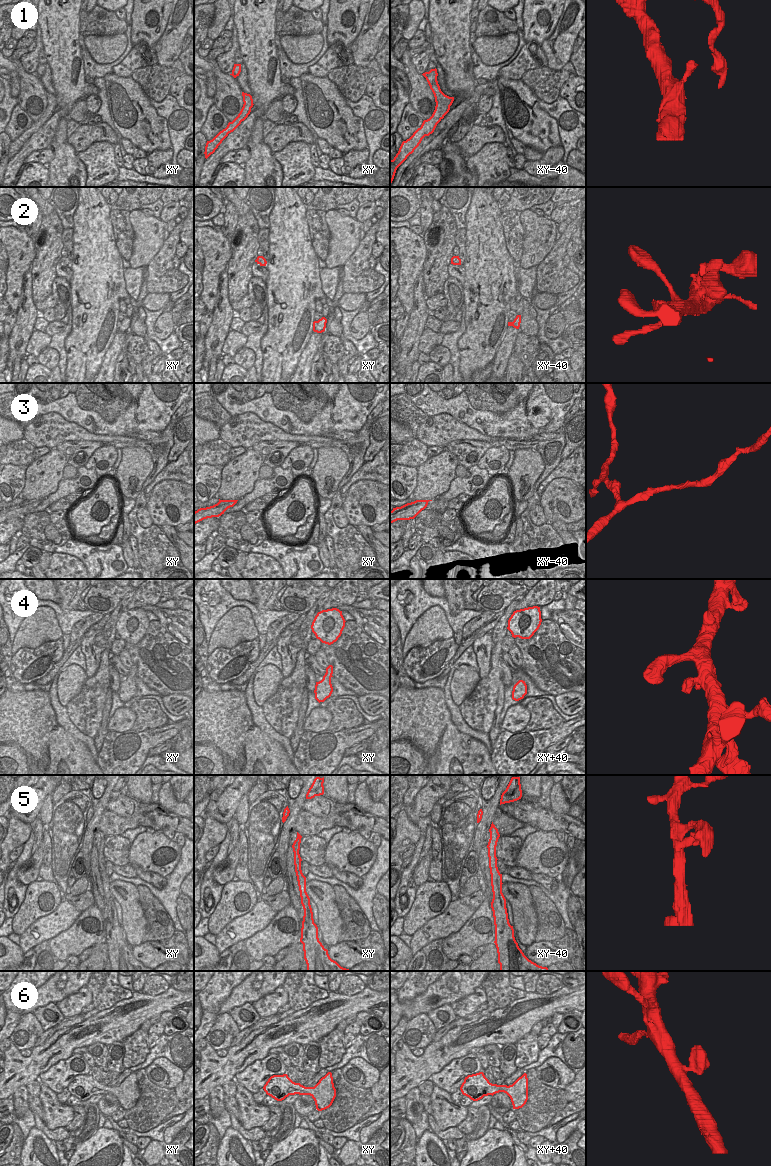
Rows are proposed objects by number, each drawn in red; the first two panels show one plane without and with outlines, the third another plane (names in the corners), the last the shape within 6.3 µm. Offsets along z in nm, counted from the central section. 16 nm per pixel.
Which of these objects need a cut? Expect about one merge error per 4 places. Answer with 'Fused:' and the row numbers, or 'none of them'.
Fused: none of them

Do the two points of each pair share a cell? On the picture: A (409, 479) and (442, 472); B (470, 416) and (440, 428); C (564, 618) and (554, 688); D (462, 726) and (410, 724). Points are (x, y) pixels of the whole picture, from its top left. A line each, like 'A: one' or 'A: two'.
A: two
B: two
C: two
D: two

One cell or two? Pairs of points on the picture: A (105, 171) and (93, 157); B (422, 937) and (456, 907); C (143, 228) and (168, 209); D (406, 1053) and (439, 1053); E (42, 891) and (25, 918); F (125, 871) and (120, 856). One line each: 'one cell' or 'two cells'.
A: one cell
B: one cell
C: two cells
D: one cell
E: one cell
F: two cells

